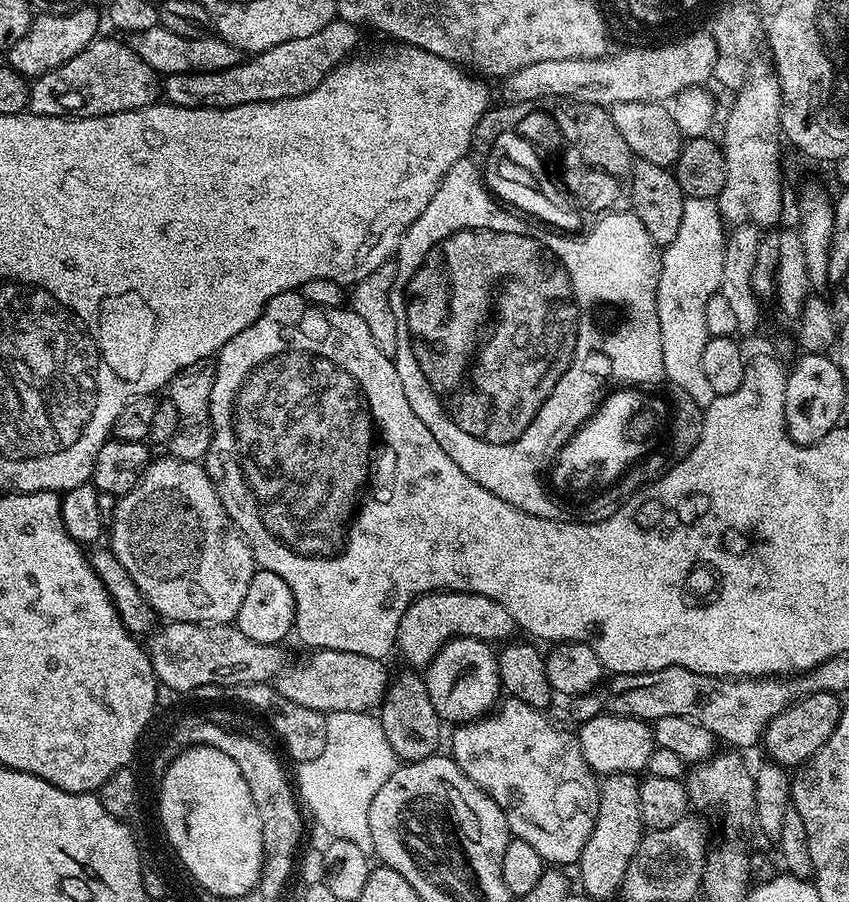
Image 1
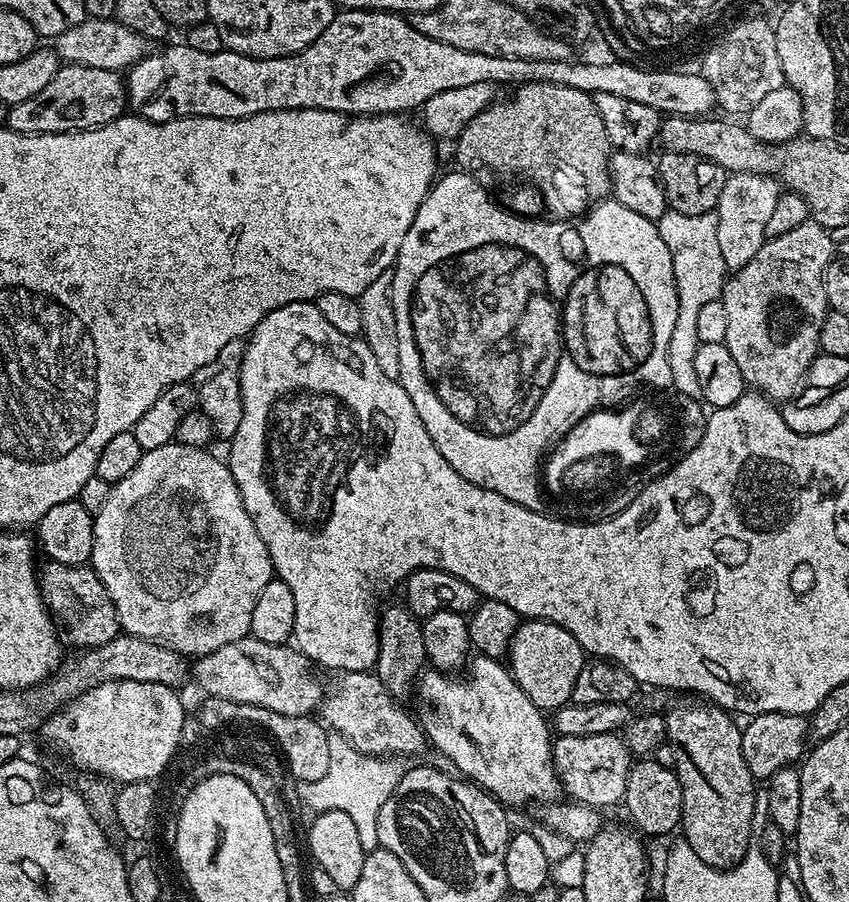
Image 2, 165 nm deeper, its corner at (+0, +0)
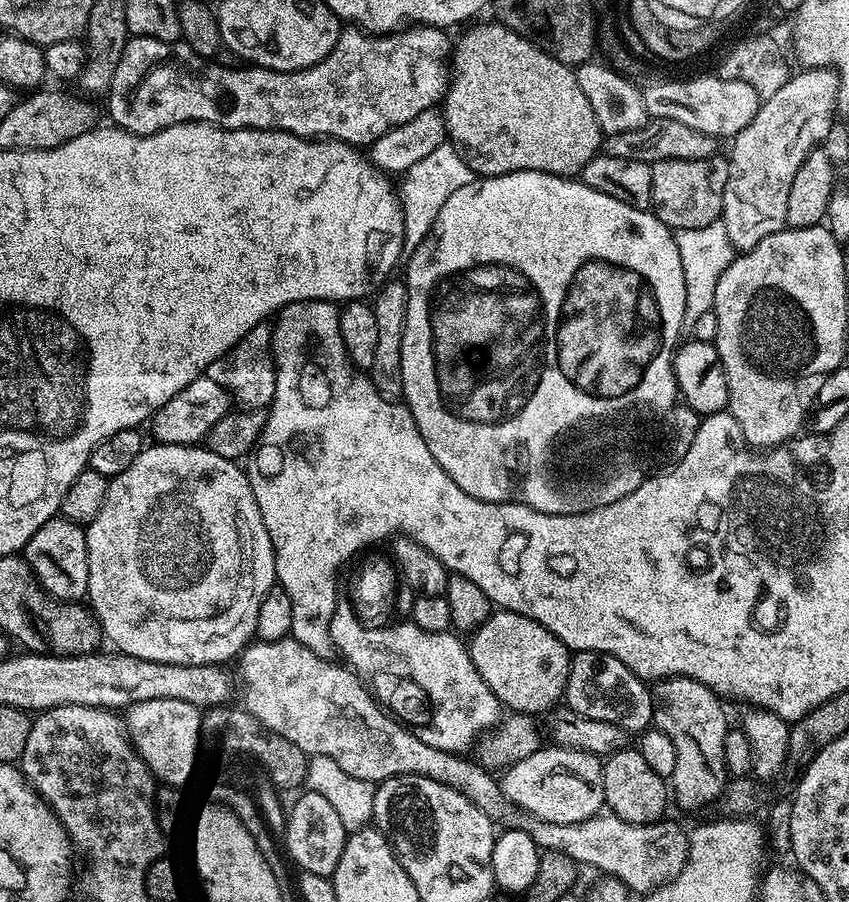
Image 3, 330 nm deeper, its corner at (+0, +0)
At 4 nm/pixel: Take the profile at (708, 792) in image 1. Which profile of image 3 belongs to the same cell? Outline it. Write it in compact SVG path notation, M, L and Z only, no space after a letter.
M665 676L653 683L650 688L652 694L652 718L655 727L661 728L674 742L678 750L678 766L674 766L674 774L670 777L670 788L674 798L686 808L700 808L711 800L719 801L723 797L726 785L729 783L728 767L724 765L724 743L730 727L728 716L720 705L721 697L712 689L707 688L689 676Z

